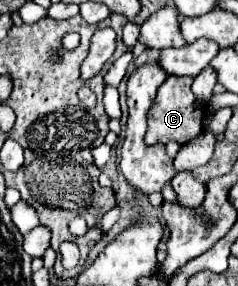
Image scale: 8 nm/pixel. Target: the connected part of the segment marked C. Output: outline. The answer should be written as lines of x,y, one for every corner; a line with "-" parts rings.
168,76
164,84
158,88
156,100
148,110
148,132
146,132
148,144
156,144
156,142
166,144
170,140
178,144
186,144
204,132
206,106
200,100
196,100
190,86
192,86
190,76

